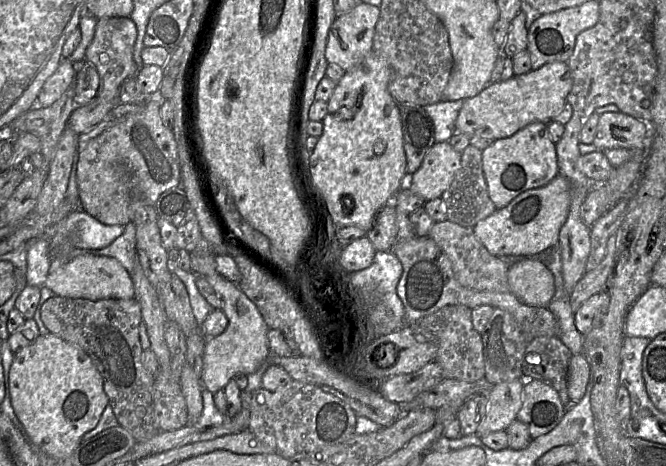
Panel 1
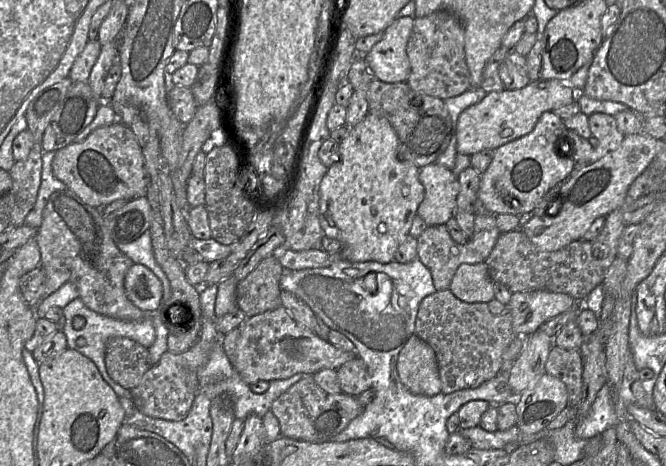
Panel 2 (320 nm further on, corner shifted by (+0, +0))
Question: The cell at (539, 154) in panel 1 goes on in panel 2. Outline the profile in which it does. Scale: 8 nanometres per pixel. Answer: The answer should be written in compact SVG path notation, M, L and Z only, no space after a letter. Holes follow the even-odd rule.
M547 111L540 116L535 128L529 134L495 149L491 164L481 175L478 191L478 198L488 212L493 215L512 214L517 216L532 213L544 195L558 183L567 179L577 167L573 157L566 155L572 153L572 147L567 145L570 144L568 140L569 135L564 121L553 111ZM560 132L562 132L563 140L559 142Z

